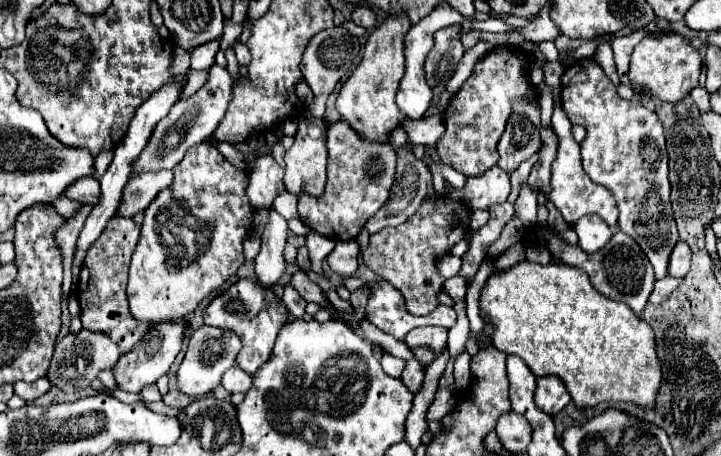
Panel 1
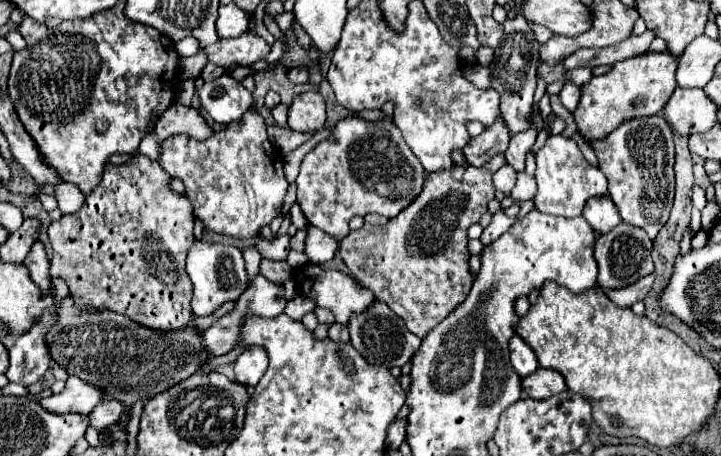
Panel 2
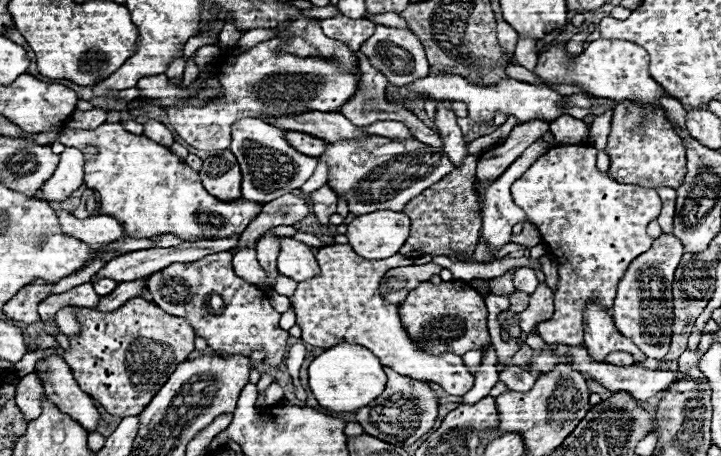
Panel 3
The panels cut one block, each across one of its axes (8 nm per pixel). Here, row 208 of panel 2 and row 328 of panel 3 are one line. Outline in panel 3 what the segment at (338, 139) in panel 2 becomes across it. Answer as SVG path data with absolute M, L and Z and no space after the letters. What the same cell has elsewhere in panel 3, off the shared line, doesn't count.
M332 244L320 248L316 260L320 264L320 276L298 284L292 304L298 316L298 326L302 328L302 340L306 344L332 348L340 342L354 342L372 350L372 354L378 356L384 366L390 366L396 372L416 380L436 382L452 396L464 396L472 390L474 374L468 370L462 356L450 352L430 356L420 352L402 328L398 306L388 304L378 292L384 274L394 266L414 264L410 258L396 254L388 260L364 260L362 256L356 256L350 244Z

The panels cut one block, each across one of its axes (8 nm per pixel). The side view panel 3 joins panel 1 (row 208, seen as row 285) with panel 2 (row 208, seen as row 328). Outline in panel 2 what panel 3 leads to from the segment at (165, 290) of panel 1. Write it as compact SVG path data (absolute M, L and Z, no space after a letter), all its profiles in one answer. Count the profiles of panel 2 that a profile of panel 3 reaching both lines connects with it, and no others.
M252 108L240 120L230 122L224 130L214 132L206 140L196 140L186 134L166 138L160 166L164 166L172 178L184 180L194 216L200 218L208 230L236 238L252 238L260 226L282 216L288 188L282 154L268 138L264 118Z

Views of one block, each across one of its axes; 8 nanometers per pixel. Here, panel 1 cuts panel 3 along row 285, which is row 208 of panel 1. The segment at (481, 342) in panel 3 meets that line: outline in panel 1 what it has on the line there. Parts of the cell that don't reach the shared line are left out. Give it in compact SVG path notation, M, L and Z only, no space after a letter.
M434 194L408 222L372 234L368 248L362 252L366 266L402 292L408 312L414 316L430 314L438 306L436 294L442 290L444 278L438 274L434 260L448 254L470 230L470 208L464 202L444 202L436 208L438 198L440 194Z

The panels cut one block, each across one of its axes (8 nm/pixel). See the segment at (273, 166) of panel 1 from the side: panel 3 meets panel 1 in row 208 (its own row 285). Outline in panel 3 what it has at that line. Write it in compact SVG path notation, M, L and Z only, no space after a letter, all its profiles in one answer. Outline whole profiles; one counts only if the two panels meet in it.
M248 244L248 246L242 246L236 254L234 254L234 270L240 278L244 278L248 284L254 284L254 286L262 286L266 284L268 286L268 276L266 272L260 268L258 260L256 260L256 250L254 250L254 244Z

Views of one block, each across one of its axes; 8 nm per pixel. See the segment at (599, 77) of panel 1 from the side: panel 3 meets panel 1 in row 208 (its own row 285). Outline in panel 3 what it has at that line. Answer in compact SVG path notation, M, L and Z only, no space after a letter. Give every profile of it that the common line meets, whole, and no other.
M662 234L654 240L652 248L632 260L624 278L618 284L618 294L614 300L614 324L628 336L648 358L662 360L670 348L672 336L672 282L674 270L684 254L680 240L672 234Z

